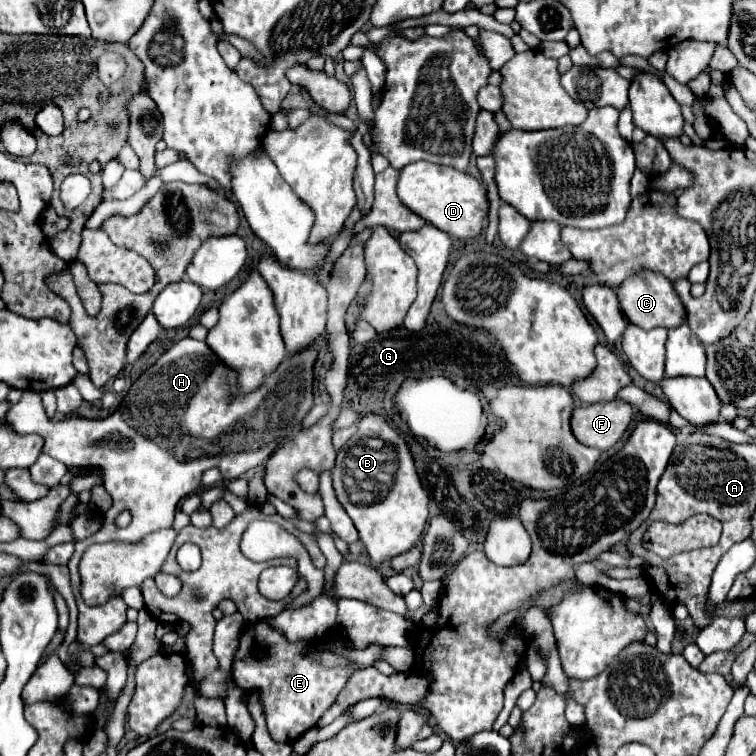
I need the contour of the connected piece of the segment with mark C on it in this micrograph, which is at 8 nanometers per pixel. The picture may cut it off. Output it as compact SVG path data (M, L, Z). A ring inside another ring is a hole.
M650 270L636 272L636 274L628 276L616 288L616 294L618 294L620 308L626 314L626 318L632 324L636 324L644 330L650 330L650 328L656 328L656 326L672 328L672 326L678 326L680 322L686 320L684 308L680 306L680 298L676 298L676 294L672 290L672 282L668 278L664 278L662 274L656 274L656 272L650 272Z

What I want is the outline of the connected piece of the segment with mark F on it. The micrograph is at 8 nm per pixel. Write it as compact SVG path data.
M624 400L580 406L572 412L570 428L576 440L596 450L610 450L628 428L634 410Z

